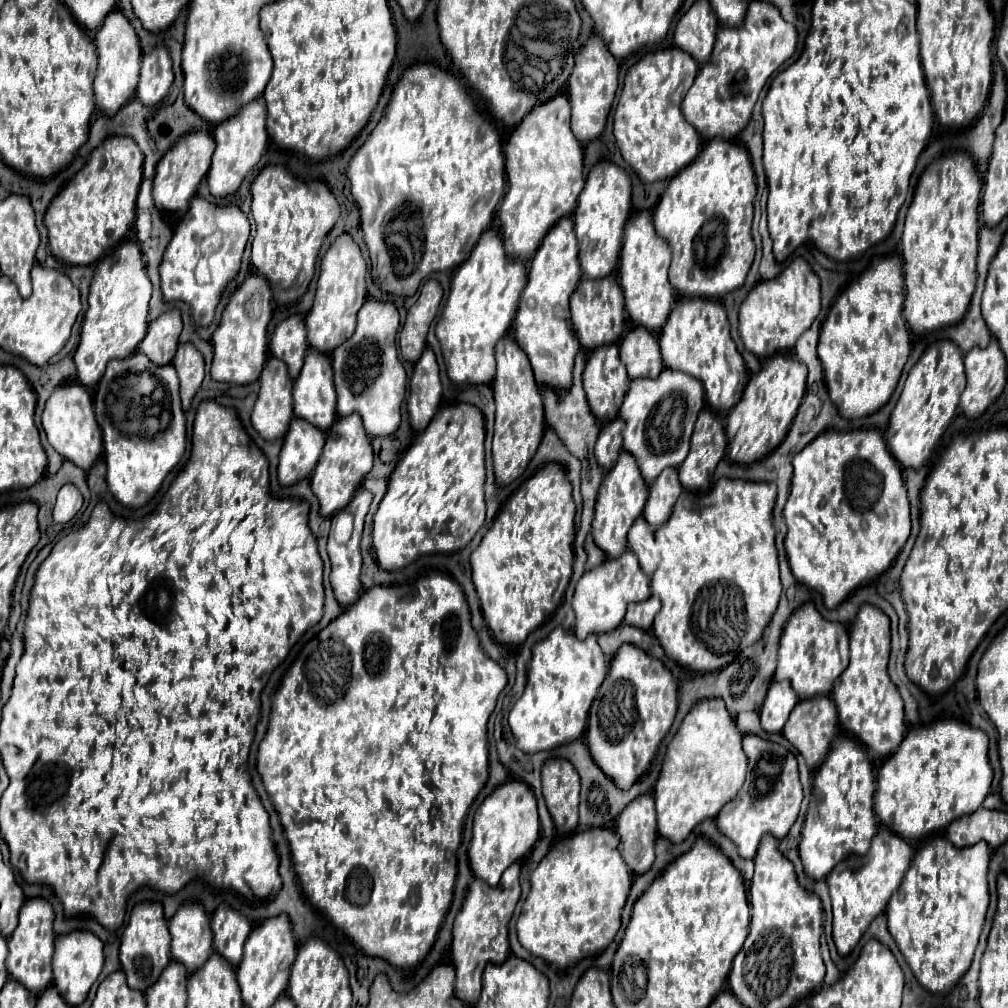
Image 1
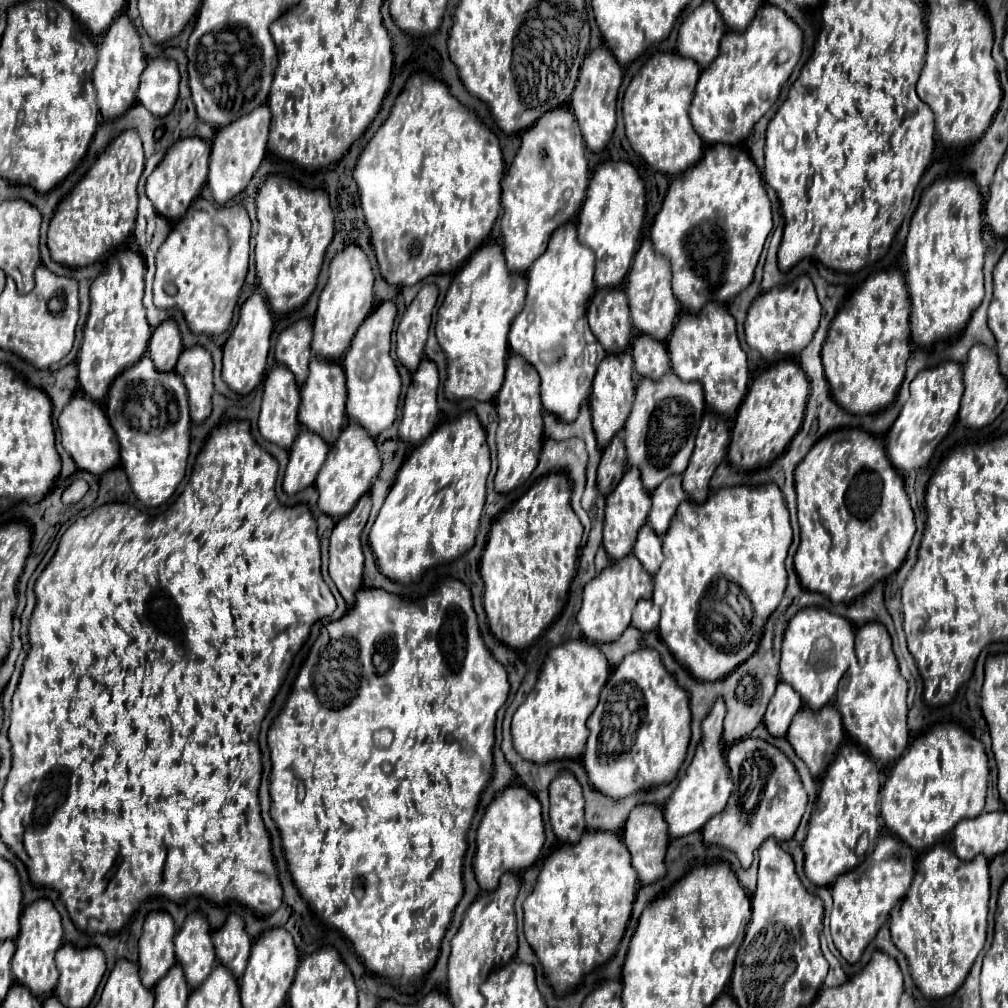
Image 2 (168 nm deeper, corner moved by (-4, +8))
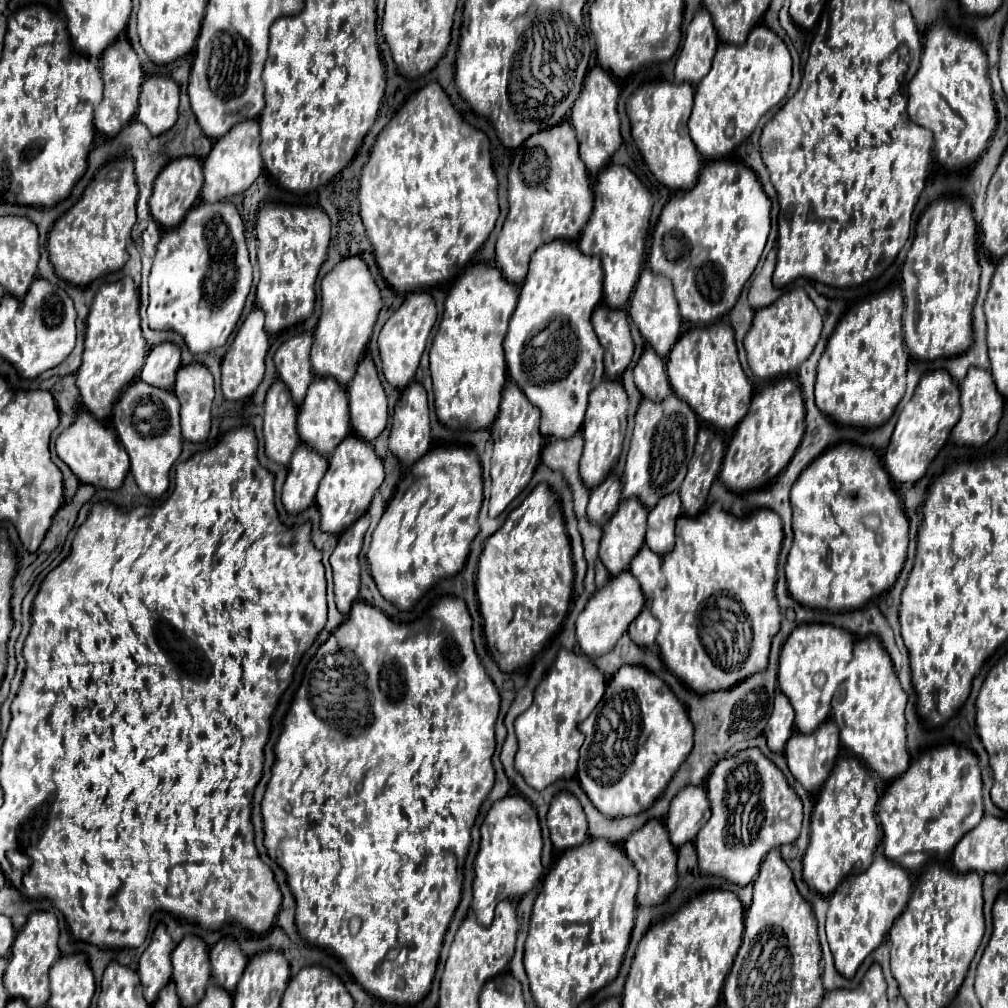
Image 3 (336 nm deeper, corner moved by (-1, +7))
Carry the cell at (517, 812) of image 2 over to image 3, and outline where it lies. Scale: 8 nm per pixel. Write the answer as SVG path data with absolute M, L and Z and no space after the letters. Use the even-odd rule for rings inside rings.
M506 795L496 801L480 827L480 851L474 861L474 901L472 907L480 925L488 927L494 909L504 899L518 899L528 893L542 875L542 831L536 809L522 795Z

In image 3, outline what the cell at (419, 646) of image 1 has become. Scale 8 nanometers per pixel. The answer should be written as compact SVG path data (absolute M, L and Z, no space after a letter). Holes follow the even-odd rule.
M446 595L430 609L430 627L428 627L428 619L422 619L418 627L402 621L394 621L388 615L384 615L378 607L366 601L356 601L352 605L352 611L346 617L346 621L336 631L330 633L328 641L320 645L320 649L310 659L304 671L302 683L284 719L284 729L274 747L276 761L262 801L264 831L266 831L264 845L268 849L268 855L276 863L280 849L278 865L286 871L288 885L296 899L298 933L312 945L334 949L366 993L382 999L384 1003L398 1003L398 1005L414 1005L416 1001L420 1001L420 997L426 997L430 991L444 933L460 901L460 891L462 891L460 871L470 847L470 829L476 821L482 801L488 797L496 781L492 755L496 749L494 723L500 709L498 689L488 677L474 649L472 619L468 615L466 603L458 597ZM418 627L426 627L428 631L416 633ZM348 923L351 932L359 930L359 927L360 931L352 935Z

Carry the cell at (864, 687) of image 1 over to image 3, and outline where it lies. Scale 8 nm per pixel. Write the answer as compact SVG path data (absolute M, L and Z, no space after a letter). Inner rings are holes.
M868 635L856 641L854 659L848 665L848 671L848 679L836 689L832 699L832 719L840 729L840 741L864 759L868 769L872 769L880 779L894 781L910 765L904 731L904 709L908 697L900 687L892 659L878 635Z

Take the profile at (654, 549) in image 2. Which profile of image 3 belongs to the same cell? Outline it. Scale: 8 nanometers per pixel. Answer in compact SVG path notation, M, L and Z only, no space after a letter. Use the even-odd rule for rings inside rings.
M646 545L634 555L630 563L630 573L640 581L642 591L648 599L652 597L652 593L656 593L656 589L660 589L660 581L664 579L660 565L662 565L660 555Z

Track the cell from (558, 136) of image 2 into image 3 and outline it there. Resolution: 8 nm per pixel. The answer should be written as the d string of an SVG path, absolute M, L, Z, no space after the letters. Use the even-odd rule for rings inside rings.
M562 121L562 125L554 125L552 129L534 133L532 137L528 137L528 141L520 145L520 149L516 149L512 167L508 171L508 203L510 203L510 213L496 241L496 265L510 283L522 285L528 271L530 255L540 245L550 243L554 239L578 241L592 211L590 177L588 177L586 165L578 155L578 141L574 137L574 129L570 123Z

